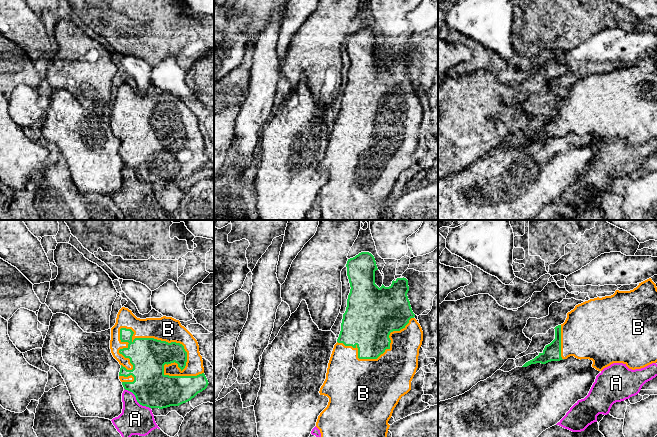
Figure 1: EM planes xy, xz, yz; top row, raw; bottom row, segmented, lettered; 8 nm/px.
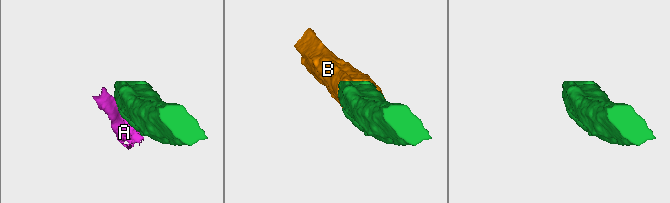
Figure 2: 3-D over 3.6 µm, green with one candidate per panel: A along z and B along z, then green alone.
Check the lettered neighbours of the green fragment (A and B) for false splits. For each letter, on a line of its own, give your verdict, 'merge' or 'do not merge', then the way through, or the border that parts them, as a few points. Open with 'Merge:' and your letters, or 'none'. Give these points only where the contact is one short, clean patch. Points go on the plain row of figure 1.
Merge: B
A: do not merge
B: merge

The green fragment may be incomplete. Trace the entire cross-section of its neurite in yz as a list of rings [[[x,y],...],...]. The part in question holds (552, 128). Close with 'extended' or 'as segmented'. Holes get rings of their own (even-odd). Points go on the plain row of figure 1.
[[[651,54],[639,59],[630,67],[616,66],[611,72],[594,74],[575,82],[567,89],[565,98],[555,104],[555,115],[545,122],[542,129],[526,138],[522,143],[531,140],[546,140],[574,132],[577,135],[593,137],[592,143],[598,147],[613,139],[623,139],[629,145],[641,145],[657,138],[657,63]]] | extended

